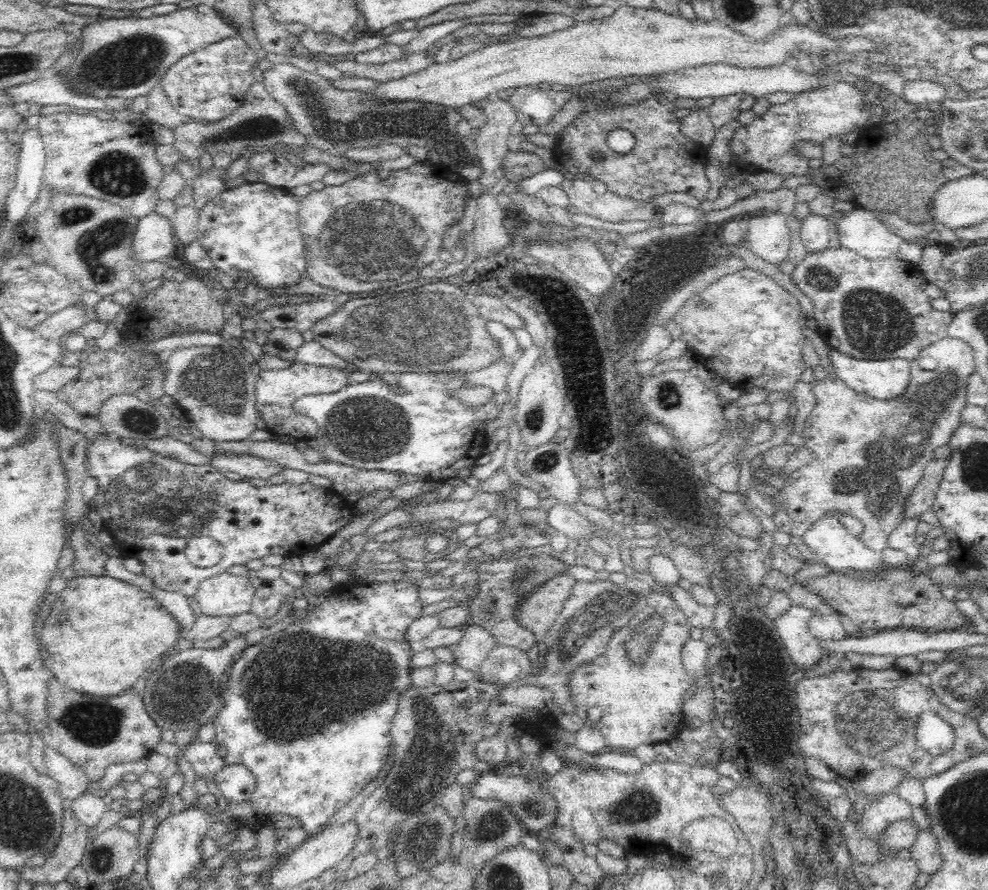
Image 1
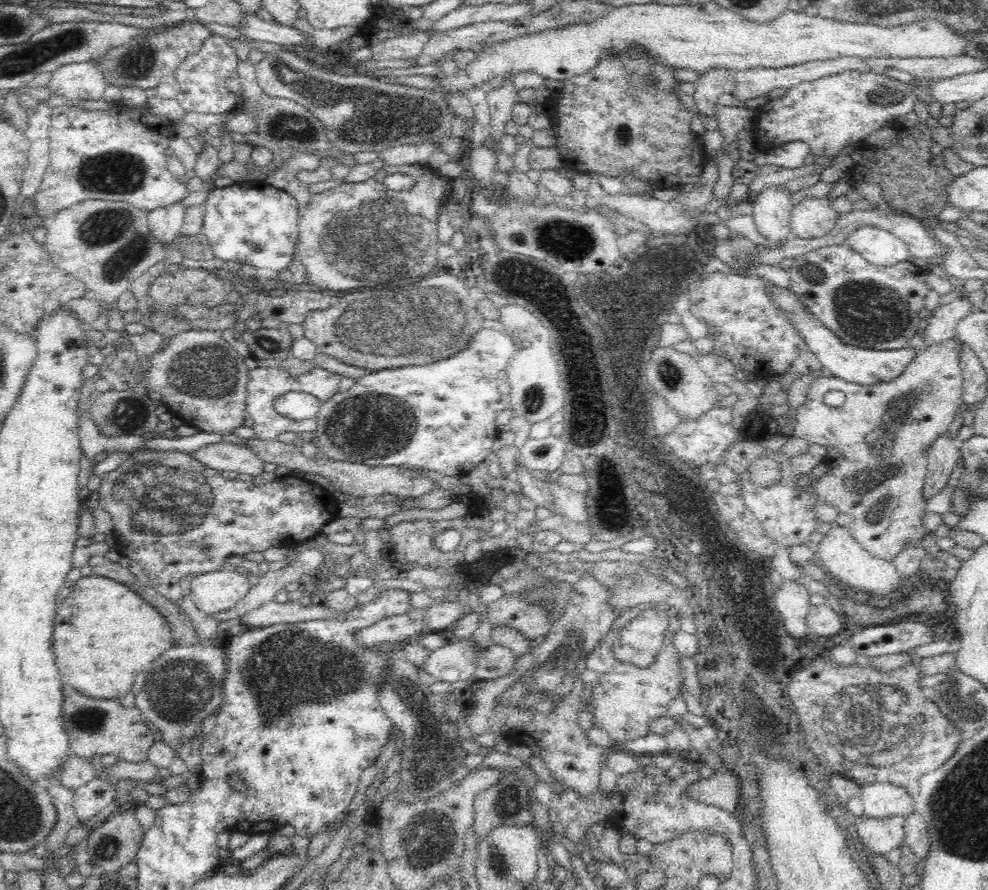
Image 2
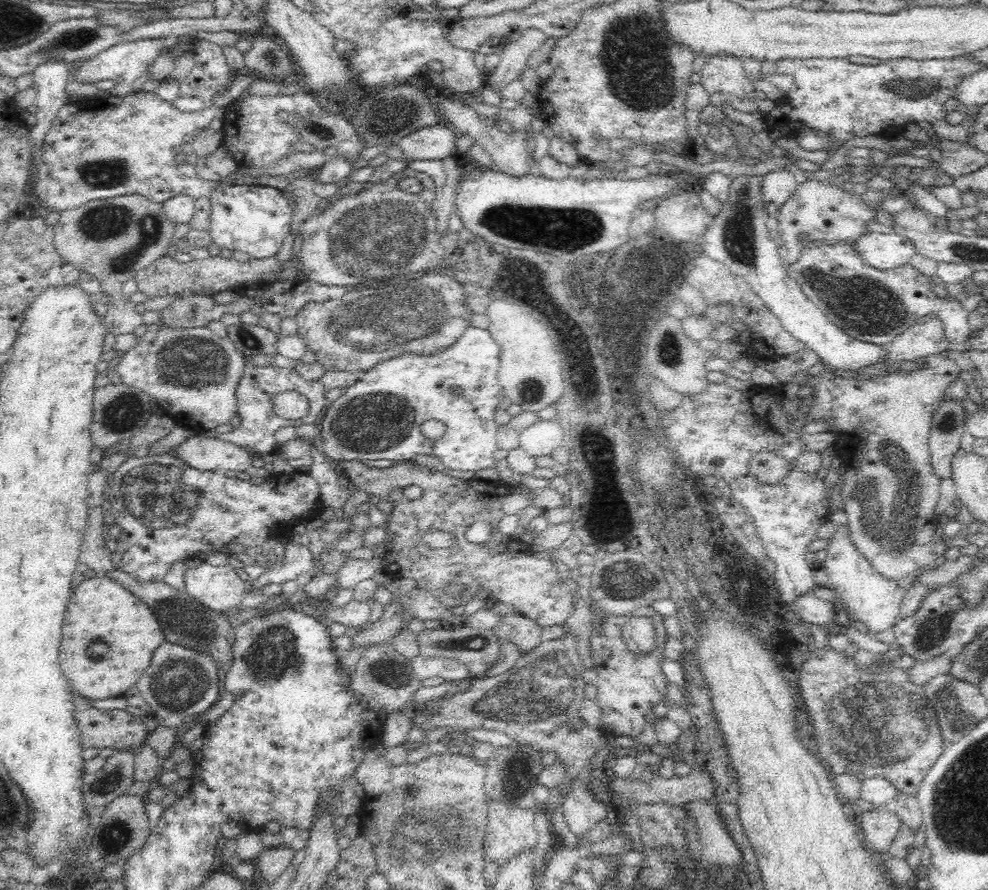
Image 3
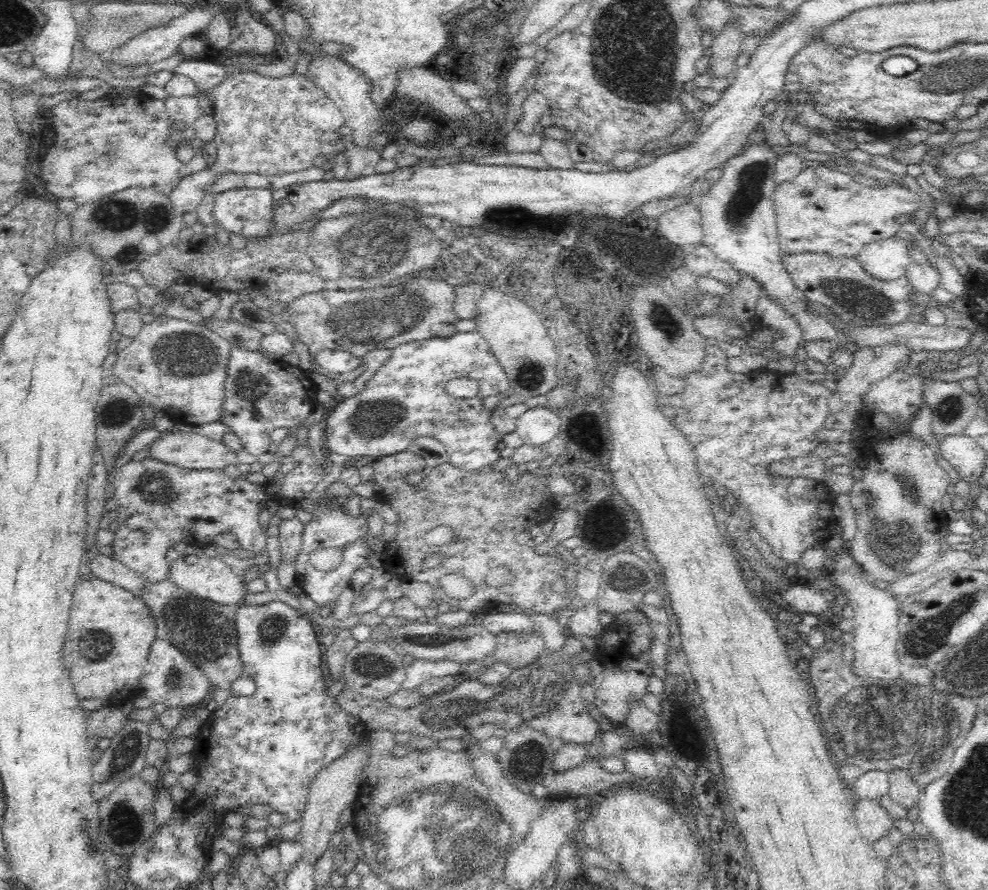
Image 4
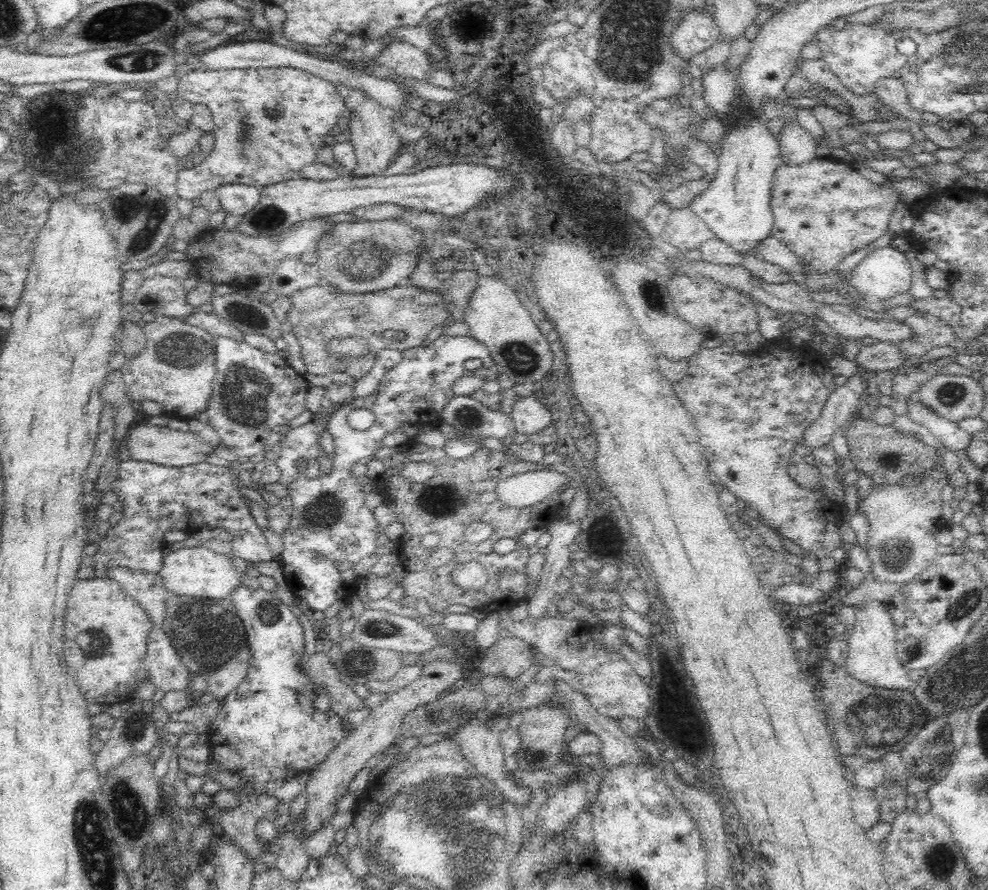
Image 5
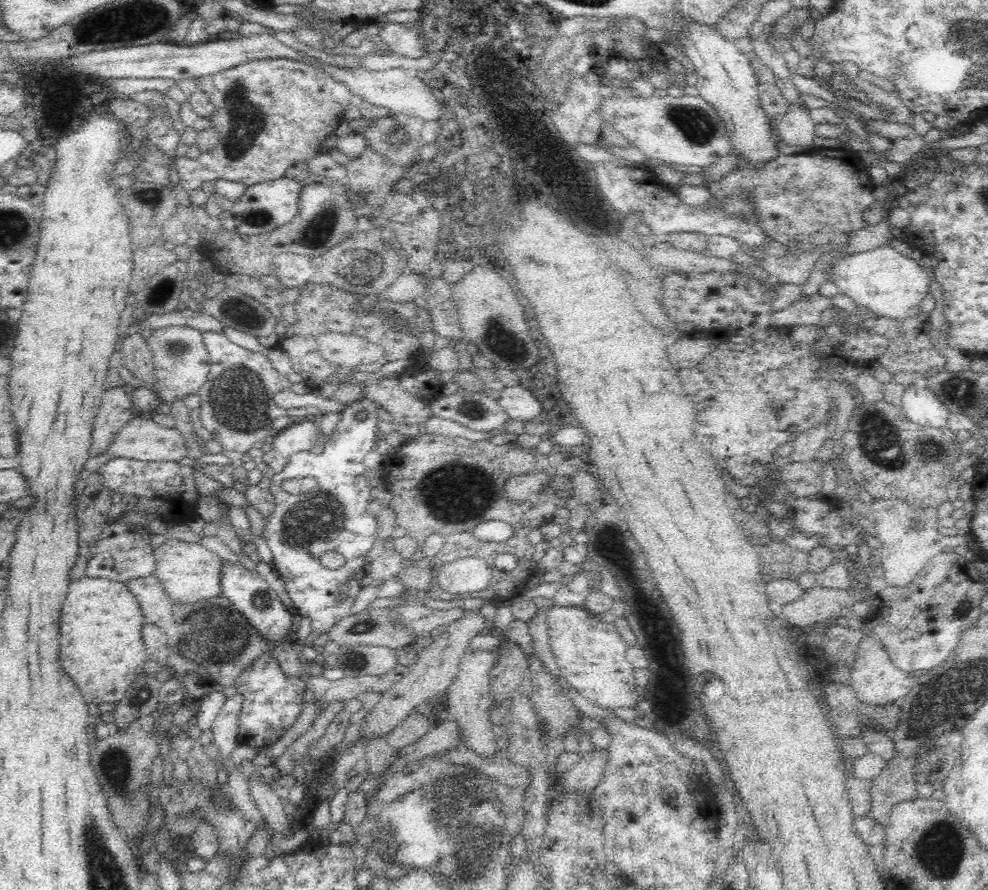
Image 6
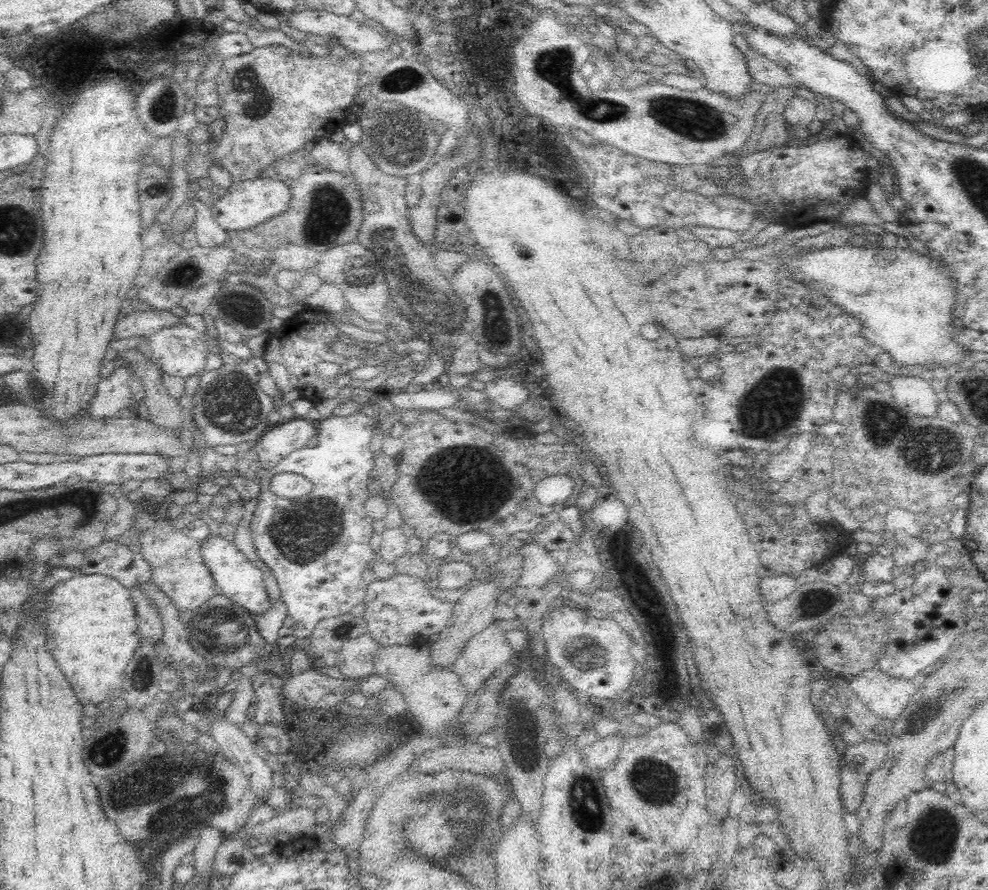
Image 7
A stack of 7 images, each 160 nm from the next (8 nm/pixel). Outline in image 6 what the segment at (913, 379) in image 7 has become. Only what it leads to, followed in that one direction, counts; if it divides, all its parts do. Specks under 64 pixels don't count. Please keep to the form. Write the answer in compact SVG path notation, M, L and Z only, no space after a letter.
M915 381L905 386L903 391L900 406L908 420L922 426L948 428L950 412L928 386Z

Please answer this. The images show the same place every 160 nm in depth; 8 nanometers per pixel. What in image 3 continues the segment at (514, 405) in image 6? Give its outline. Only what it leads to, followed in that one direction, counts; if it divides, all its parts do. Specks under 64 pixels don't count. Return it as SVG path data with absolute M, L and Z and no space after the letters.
M555 420L534 422L519 433L519 446L531 457L549 454L558 446L563 445L563 429Z

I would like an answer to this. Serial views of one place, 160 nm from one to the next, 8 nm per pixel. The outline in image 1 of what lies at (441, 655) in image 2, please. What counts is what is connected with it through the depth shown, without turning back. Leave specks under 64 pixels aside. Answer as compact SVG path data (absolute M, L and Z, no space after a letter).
M471 622L465 626L462 640L451 647L452 664L477 674L482 661L496 645L497 642L488 630Z

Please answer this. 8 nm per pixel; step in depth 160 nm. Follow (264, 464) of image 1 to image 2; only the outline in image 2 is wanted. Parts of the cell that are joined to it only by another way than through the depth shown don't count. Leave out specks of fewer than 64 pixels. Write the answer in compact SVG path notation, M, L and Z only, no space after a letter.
M226 441L202 446L194 450L191 455L208 468L220 473L222 471L236 472L244 478L262 473L265 463L247 446Z

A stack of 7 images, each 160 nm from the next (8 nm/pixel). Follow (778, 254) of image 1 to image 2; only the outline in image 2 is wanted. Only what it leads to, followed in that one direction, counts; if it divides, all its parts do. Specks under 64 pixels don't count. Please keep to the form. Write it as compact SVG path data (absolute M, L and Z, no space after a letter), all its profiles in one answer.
M772 184L762 192L751 195L752 216L755 226L768 240L764 246L779 244L782 240L794 236L790 231L790 212L792 210L792 192L785 185Z

